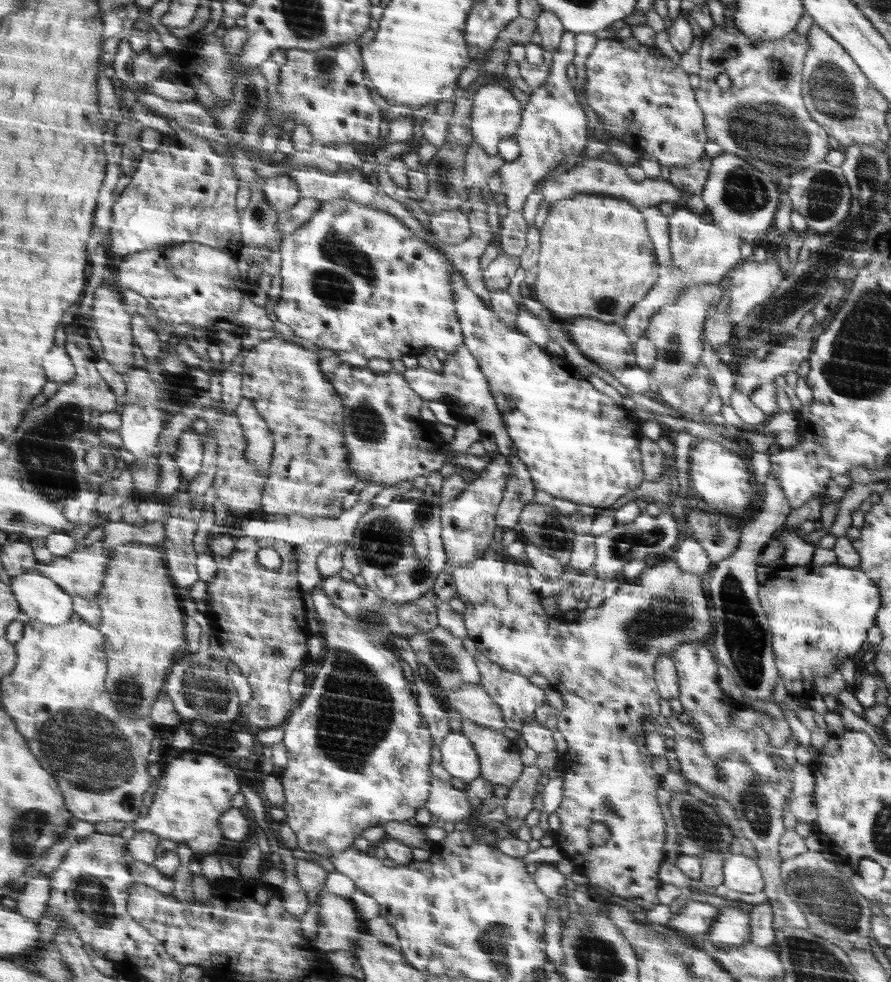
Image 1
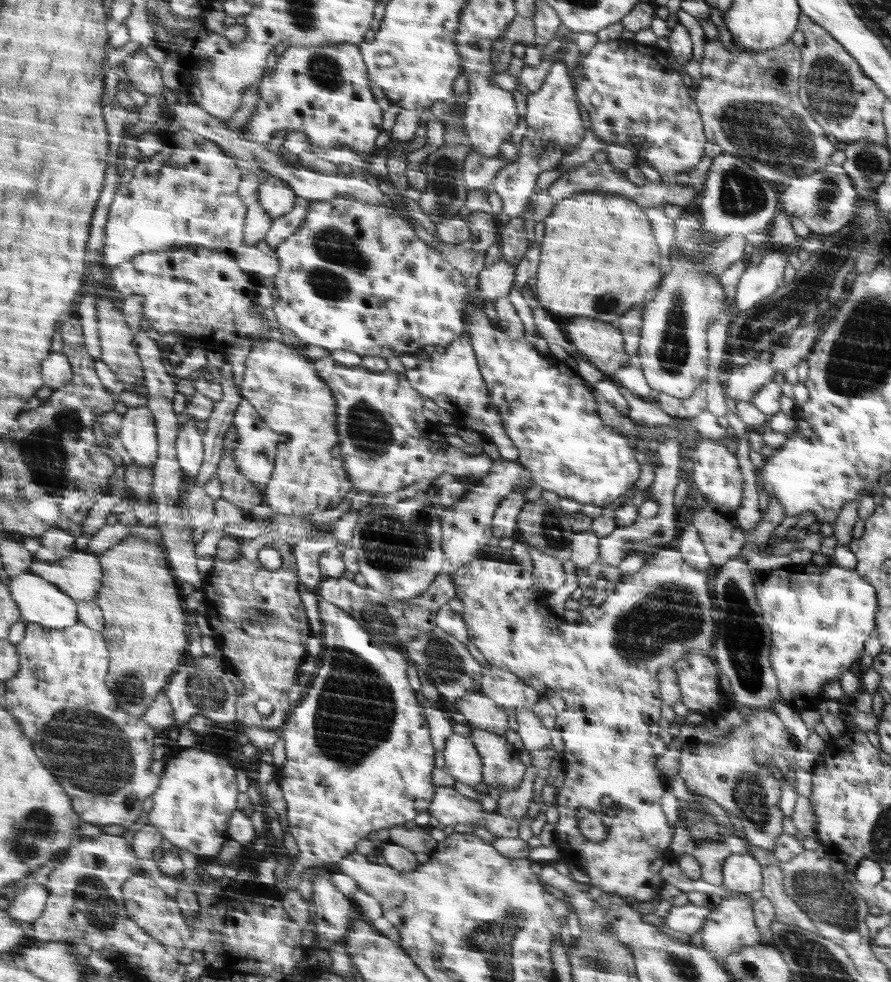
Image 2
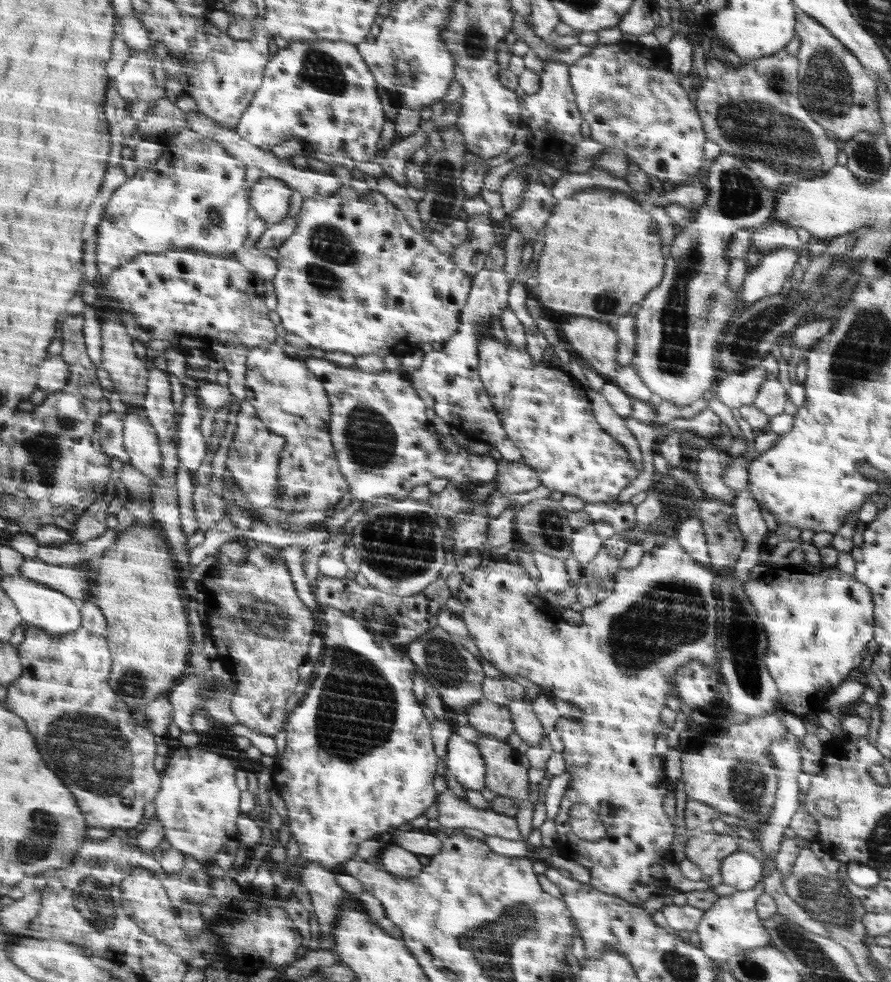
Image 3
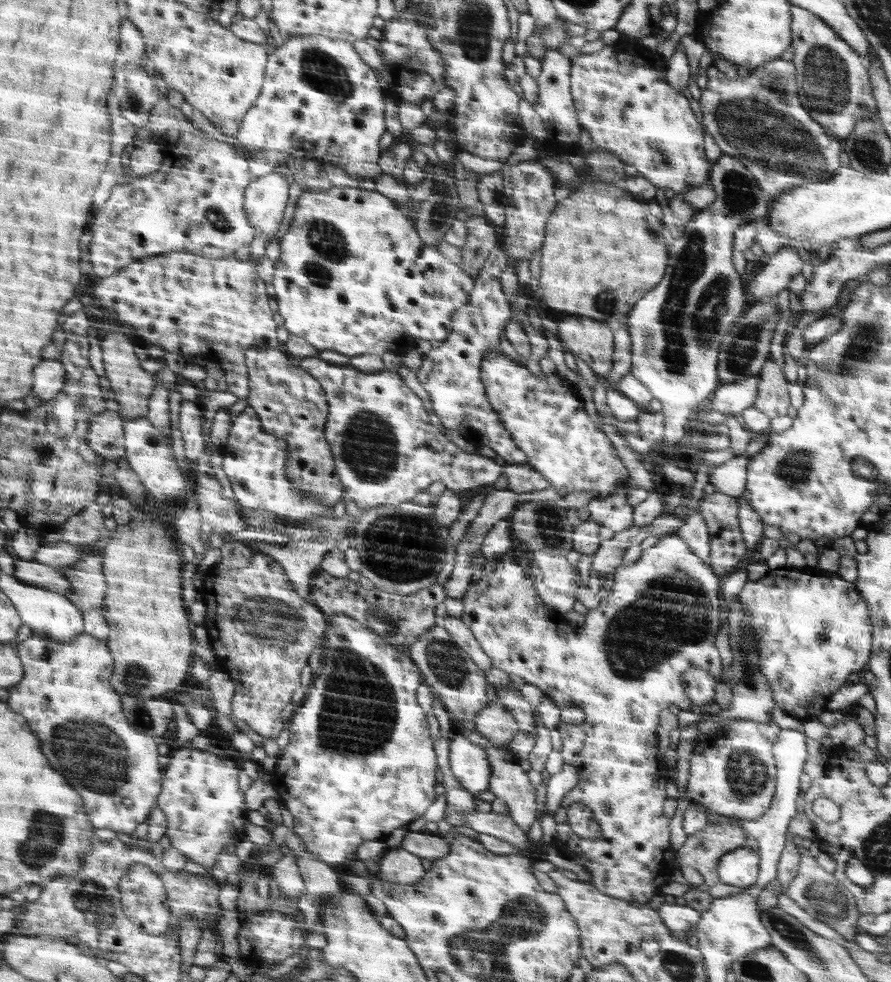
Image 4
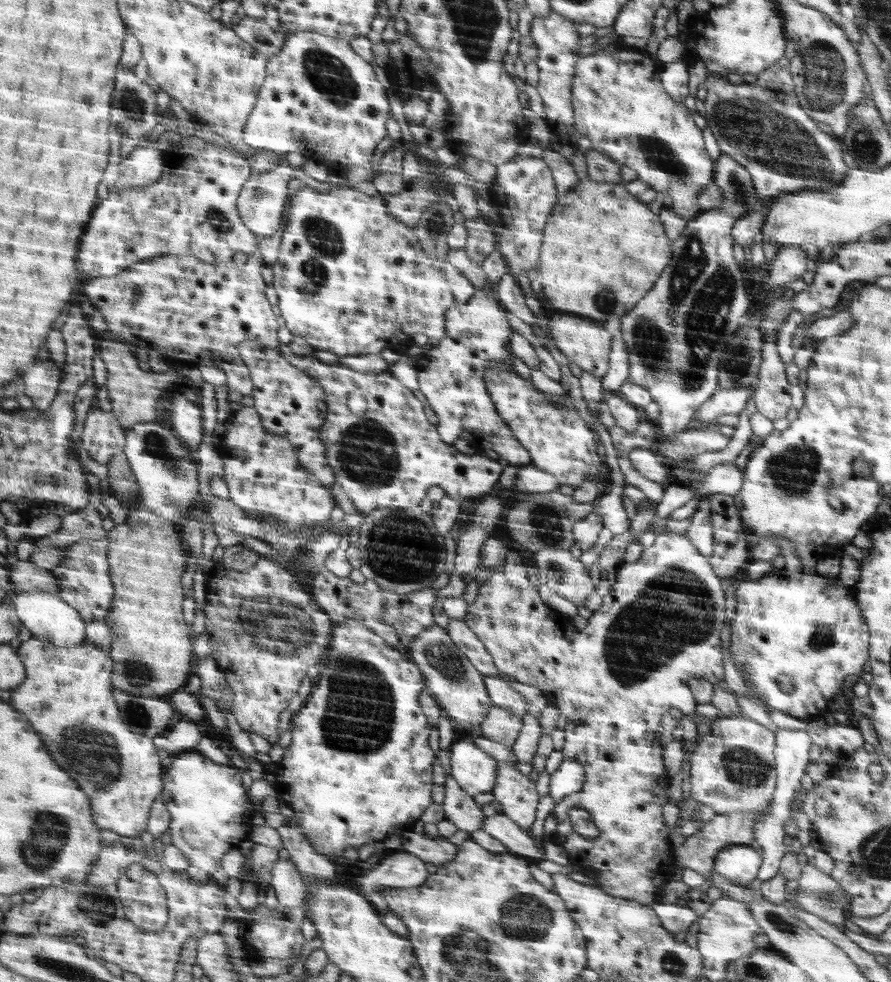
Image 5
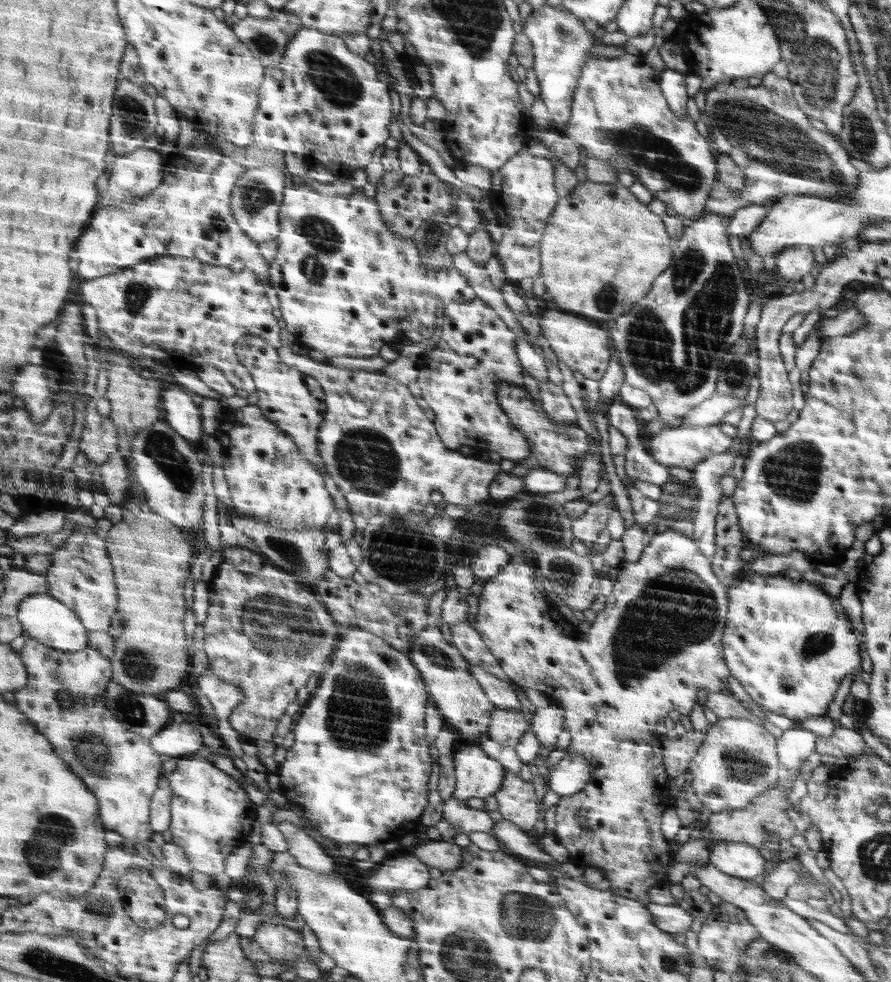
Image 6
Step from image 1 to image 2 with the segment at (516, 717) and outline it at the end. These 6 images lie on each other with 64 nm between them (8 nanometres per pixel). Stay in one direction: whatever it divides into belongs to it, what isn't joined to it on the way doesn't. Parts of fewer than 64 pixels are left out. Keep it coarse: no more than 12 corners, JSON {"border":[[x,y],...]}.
{"border":[[482,667],[481,690],[505,708],[516,731],[518,707],[531,708],[538,692],[505,669]]}

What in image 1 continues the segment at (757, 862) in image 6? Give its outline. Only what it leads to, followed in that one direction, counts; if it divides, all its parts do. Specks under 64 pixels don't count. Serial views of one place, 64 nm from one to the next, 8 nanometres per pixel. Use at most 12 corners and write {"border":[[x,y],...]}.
{"border":[[743,853],[725,859],[723,885],[744,894],[765,888]]}

